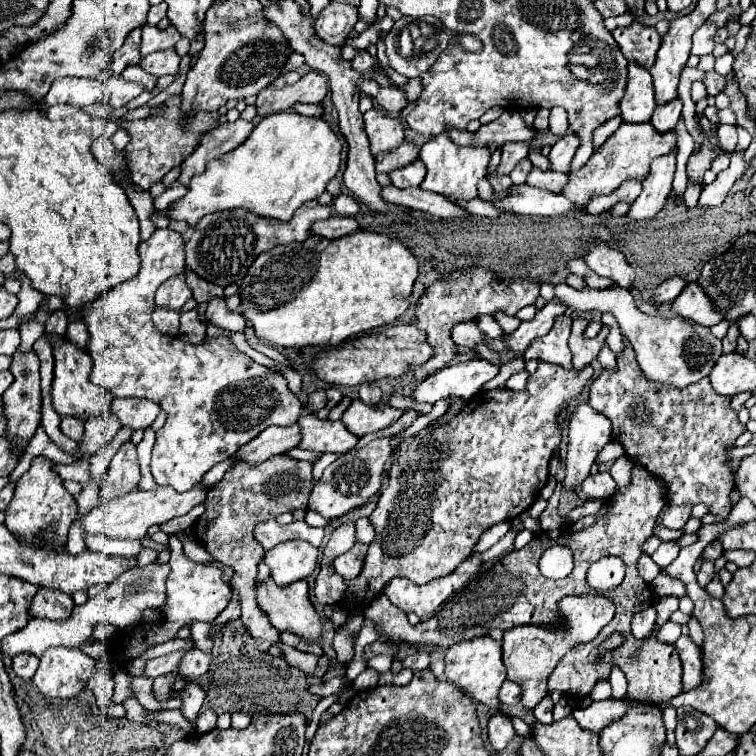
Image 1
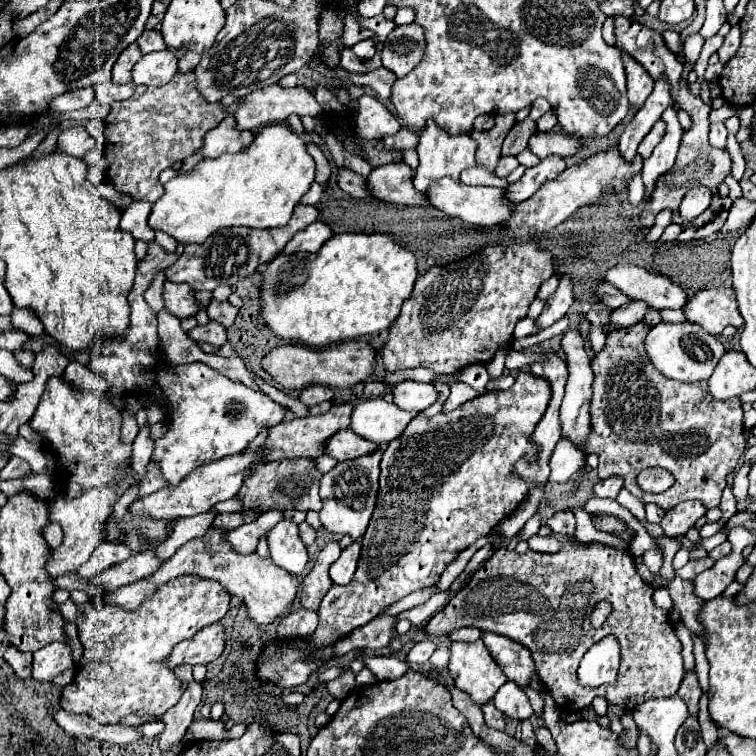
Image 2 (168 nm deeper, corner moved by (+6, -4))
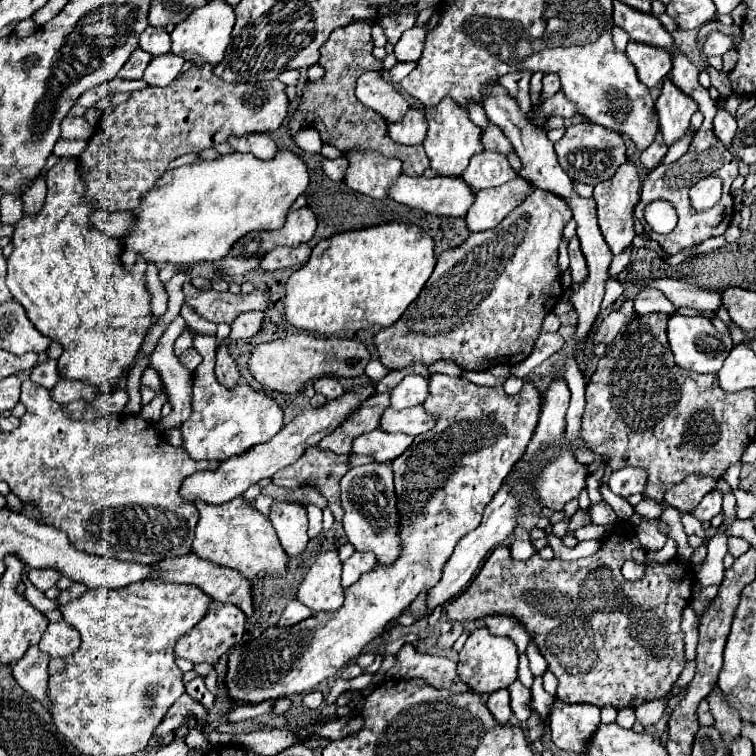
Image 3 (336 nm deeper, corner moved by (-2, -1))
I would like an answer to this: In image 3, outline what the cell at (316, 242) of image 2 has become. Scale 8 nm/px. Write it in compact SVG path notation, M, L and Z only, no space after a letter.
M300 243L298 247L276 247L268 255L264 255L264 263L260 263L262 269L276 271L282 267L296 267L308 261L312 253L310 243Z

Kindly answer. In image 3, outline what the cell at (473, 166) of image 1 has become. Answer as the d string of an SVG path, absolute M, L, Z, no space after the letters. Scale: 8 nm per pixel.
M442 99L436 107L426 109L426 121L428 135L424 139L424 149L430 157L430 169L438 175L460 175L468 167L470 157L484 149L480 141L482 129L474 125L468 113L458 103L452 103L452 99Z

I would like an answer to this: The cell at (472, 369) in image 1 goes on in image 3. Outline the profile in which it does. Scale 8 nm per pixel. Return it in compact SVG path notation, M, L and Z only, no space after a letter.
M410 373L406 375L398 387L394 387L390 391L392 395L392 401L390 405L396 407L398 411L400 409L406 409L406 407L414 407L414 405L422 405L424 399L428 397L428 379L422 377L422 375L416 375L416 373Z

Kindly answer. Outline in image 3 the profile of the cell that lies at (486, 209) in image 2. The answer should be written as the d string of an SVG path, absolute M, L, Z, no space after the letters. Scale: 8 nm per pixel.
M400 175L400 179L396 179L396 183L392 185L390 197L402 205L414 207L414 209L422 209L426 213L432 215L446 215L446 217L462 217L468 213L468 209L472 207L476 193L472 191L472 187L468 187L468 183L462 177L408 177L408 175Z

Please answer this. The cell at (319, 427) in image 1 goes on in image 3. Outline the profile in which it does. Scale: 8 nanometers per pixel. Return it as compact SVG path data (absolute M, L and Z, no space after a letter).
M368 431L358 435L352 441L352 453L356 455L372 455L376 461L392 461L396 455L406 451L412 443L412 437L404 433L384 433L384 431Z

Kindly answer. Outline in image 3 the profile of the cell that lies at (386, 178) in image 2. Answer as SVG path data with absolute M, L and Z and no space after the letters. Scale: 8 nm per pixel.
M346 153L350 167L344 183L372 199L386 199L390 187L402 173L400 159L384 159L376 153Z

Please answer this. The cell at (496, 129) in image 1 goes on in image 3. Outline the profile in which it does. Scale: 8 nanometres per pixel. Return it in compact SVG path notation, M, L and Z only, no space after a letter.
M578 123L578 125L570 125L564 133L564 137L554 145L556 147L556 155L558 155L558 163L560 167L564 167L564 171L580 183L590 183L596 185L608 177L614 175L616 167L620 167L620 163L626 161L626 147L624 147L624 139L620 133L604 129L600 125L594 123Z

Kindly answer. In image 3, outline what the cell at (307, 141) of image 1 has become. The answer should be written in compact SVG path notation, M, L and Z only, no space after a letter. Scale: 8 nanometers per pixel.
M278 149L270 161L262 161L252 153L228 153L214 161L170 169L134 209L138 225L124 237L122 263L132 267L138 253L158 267L164 263L190 265L222 259L242 235L280 229L292 203L308 185L308 163L290 149Z

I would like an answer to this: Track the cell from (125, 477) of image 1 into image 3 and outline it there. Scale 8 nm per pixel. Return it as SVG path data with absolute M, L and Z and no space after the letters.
M30 569L28 579L40 589L40 591L48 591L50 587L56 587L58 579L62 577L60 571L54 569Z

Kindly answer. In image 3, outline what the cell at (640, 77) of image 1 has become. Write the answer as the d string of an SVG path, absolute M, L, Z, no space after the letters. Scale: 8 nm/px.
M630 41L628 47L626 47L626 55L632 61L632 65L636 67L638 79L648 89L654 89L670 73L672 63L670 63L670 55L666 51L660 51L656 47L648 47L648 45Z

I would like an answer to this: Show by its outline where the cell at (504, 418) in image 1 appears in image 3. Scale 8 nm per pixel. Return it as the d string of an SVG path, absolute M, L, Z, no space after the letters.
M434 373L430 377L430 395L424 401L424 409L436 417L436 427L416 435L412 445L392 461L394 487L398 499L400 517L400 555L394 563L378 563L372 571L364 573L344 595L344 603L338 611L320 611L292 627L268 627L258 639L248 641L232 649L228 657L226 687L230 697L244 703L260 703L266 699L280 699L312 691L320 681L334 677L350 659L358 657L362 649L388 627L390 619L402 615L402 611L424 591L432 589L448 563L456 543L480 525L482 511L490 503L492 495L502 487L506 475L514 469L516 461L524 455L542 411L542 397L532 381L526 381L518 395L506 395L502 387L480 387L464 377L448 377Z

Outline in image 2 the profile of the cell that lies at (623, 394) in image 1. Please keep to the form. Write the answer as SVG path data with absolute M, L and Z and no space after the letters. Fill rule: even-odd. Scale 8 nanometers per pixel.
M638 322L628 326L628 330L610 332L606 346L594 356L594 396L590 404L590 438L586 438L584 454L598 454L598 476L600 480L618 474L624 478L624 488L642 500L644 504L656 504L664 510L674 508L684 500L698 500L706 508L720 504L722 490L726 488L726 476L736 468L740 456L746 450L744 424L742 424L742 402L740 398L716 400L712 398L706 382L676 382L664 378L650 362L648 352L644 350L644 338L648 334L648 324ZM660 466L674 474L676 484L662 494L646 494L638 488L636 476L640 470Z

